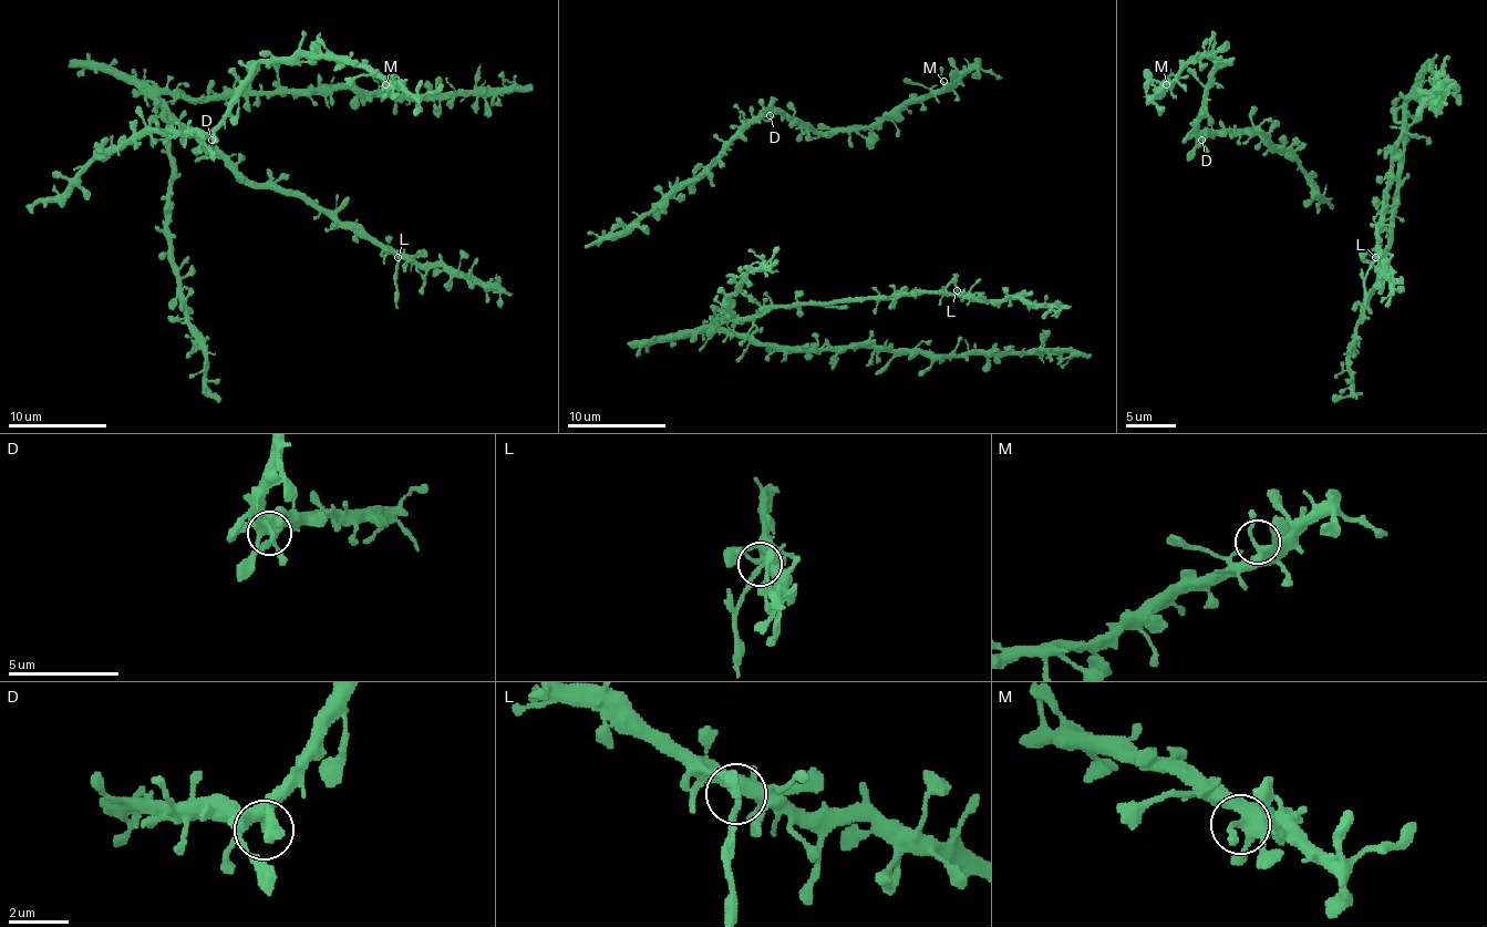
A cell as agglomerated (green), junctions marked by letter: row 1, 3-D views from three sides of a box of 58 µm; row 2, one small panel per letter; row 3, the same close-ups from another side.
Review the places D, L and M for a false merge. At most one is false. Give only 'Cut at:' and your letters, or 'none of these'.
Cut at: L

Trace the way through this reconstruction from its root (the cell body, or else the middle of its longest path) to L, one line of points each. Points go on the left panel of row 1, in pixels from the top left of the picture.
L: (157, 228), (167, 220), (172, 186), (169, 130), (187, 124), (254, 184), (306, 194), (398, 258)

